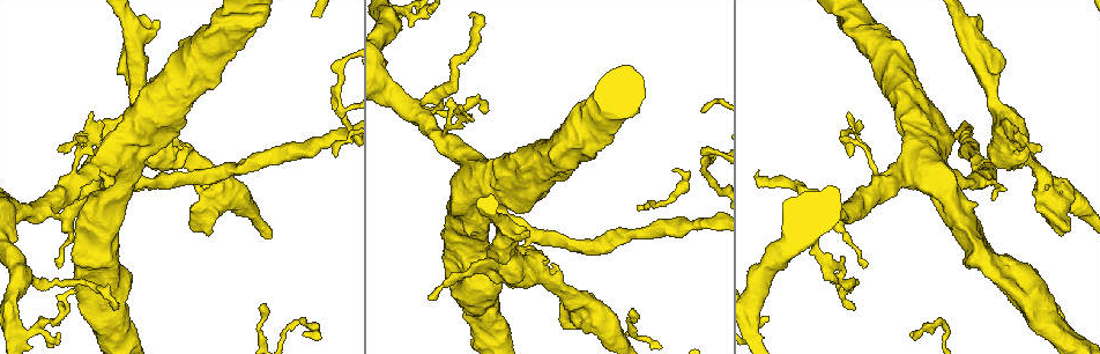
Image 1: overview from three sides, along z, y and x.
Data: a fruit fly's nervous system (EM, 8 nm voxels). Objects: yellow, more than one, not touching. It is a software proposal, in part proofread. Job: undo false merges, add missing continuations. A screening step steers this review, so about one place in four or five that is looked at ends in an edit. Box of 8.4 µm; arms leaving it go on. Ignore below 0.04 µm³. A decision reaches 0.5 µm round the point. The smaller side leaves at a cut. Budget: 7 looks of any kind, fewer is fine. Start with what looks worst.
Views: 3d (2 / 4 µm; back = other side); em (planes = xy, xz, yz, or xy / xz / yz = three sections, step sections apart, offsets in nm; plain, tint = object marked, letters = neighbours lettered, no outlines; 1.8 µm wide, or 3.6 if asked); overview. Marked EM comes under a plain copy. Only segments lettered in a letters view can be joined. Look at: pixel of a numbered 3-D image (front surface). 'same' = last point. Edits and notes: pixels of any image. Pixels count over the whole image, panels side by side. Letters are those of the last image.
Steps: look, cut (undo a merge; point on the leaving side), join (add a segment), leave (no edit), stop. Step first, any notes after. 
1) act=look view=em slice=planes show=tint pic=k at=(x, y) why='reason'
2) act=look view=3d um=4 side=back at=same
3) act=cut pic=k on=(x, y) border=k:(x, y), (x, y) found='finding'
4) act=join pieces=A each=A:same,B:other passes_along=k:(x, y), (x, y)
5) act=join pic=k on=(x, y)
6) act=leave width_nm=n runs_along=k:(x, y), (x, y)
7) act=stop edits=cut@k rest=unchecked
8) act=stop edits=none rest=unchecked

act=look view=em slice=yz step=8 show=letters pic=1 at=(985, 73) why='arms part here'

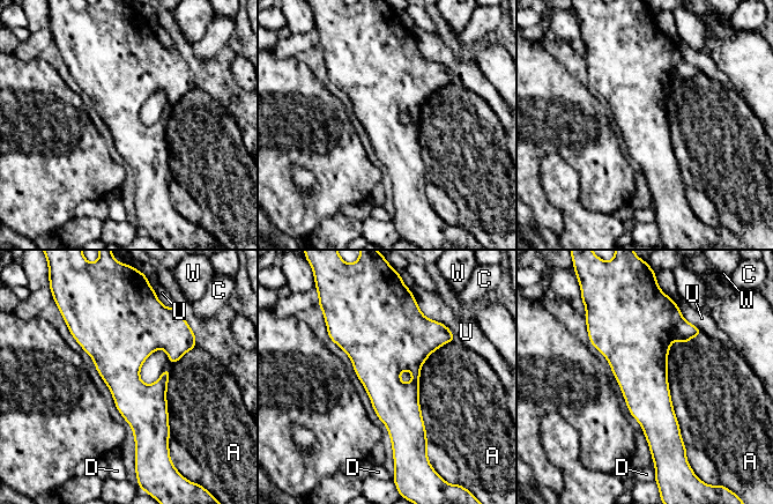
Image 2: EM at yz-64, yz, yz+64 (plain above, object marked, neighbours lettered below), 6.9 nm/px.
act=look view=em slice=planes show=letters at=same why='another direction'

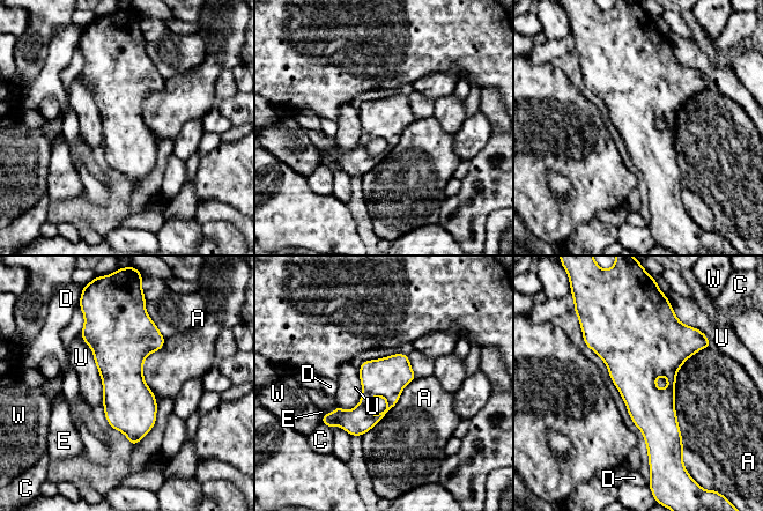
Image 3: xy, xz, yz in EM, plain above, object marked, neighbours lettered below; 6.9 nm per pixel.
act=leave each=A:other,C:other,D:other,E:other,U:other,W:other found='all the same neuron'

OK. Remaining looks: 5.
act=look view=em slice=planes show=letters pic=1 at=(560, 322) why='stops while still wide'

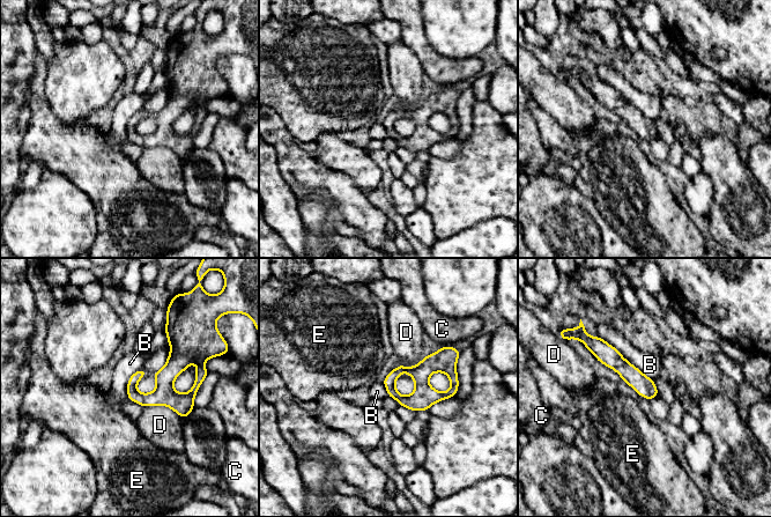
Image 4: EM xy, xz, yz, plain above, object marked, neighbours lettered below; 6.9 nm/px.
act=leave each=B:other,C:other,D:other,E:other runs_along=4:(594, 344), (654, 393) found='none of them fits'

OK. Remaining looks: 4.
act=look view=3d um=2 pic=1 at=(59, 150) why='thin end'

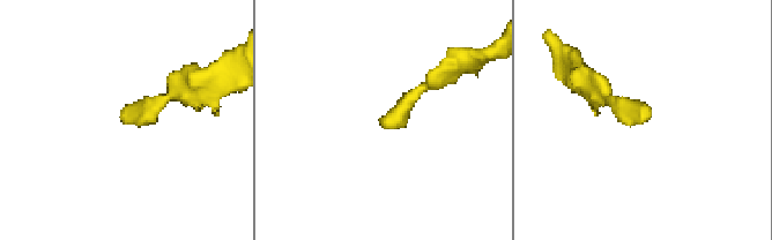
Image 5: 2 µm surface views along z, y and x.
act=look view=em slice=planes show=letters pic=5 at=(381, 118) why='now the EM'

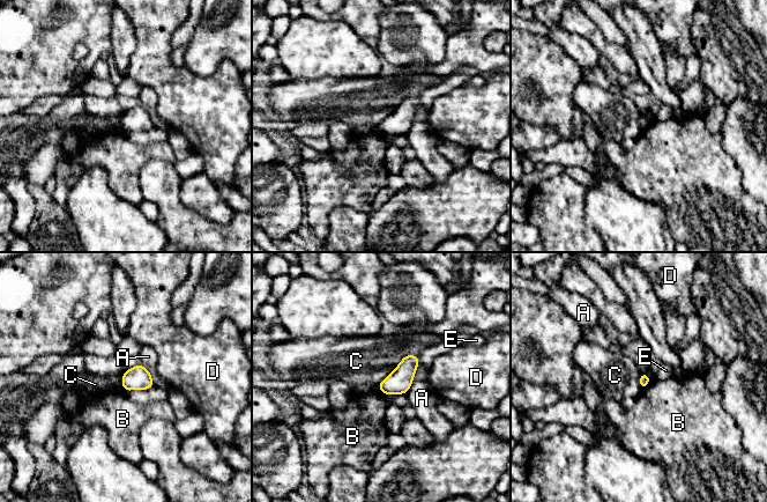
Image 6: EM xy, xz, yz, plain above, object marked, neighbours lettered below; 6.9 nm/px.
act=leave each=A:other,B:other,C:other,D:other,E:other border=6:(406, 354), (397, 366), (377, 384) found='no lettered segment goes on from it'

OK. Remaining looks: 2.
act=stop edits=none rest=unchecked

